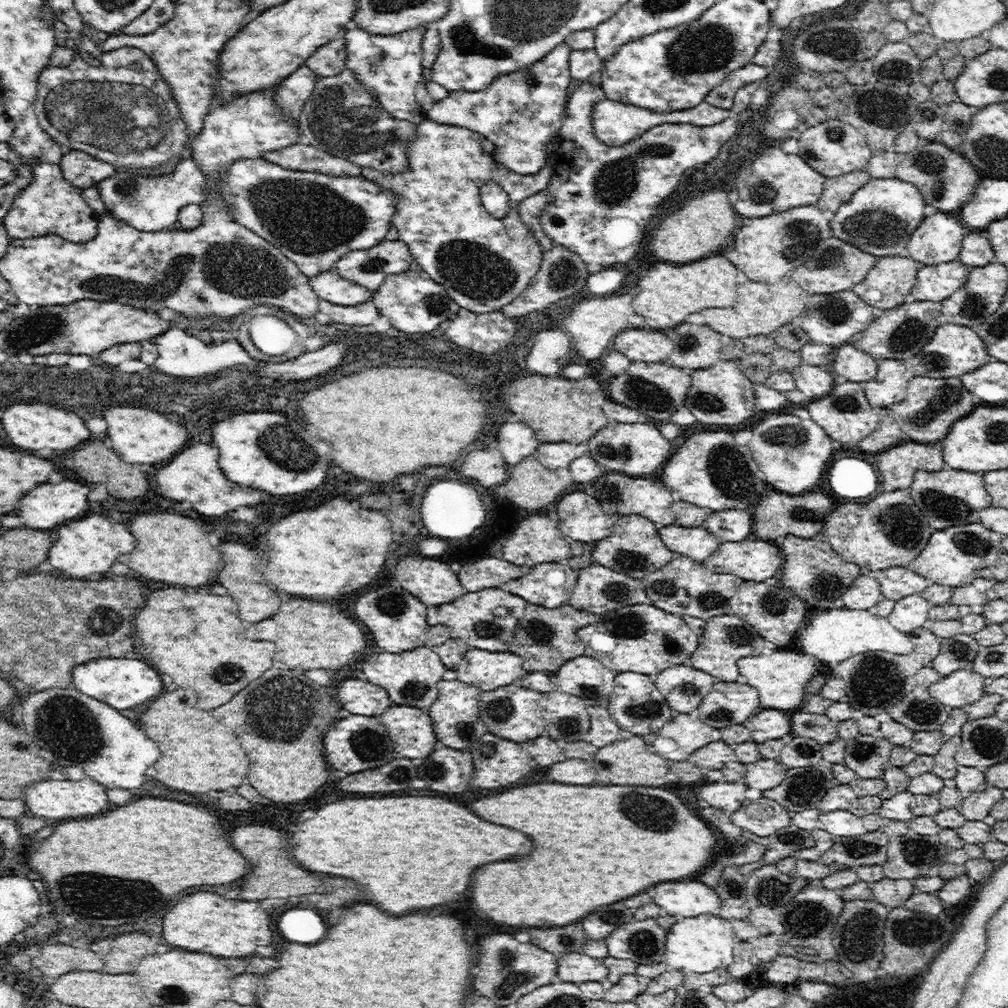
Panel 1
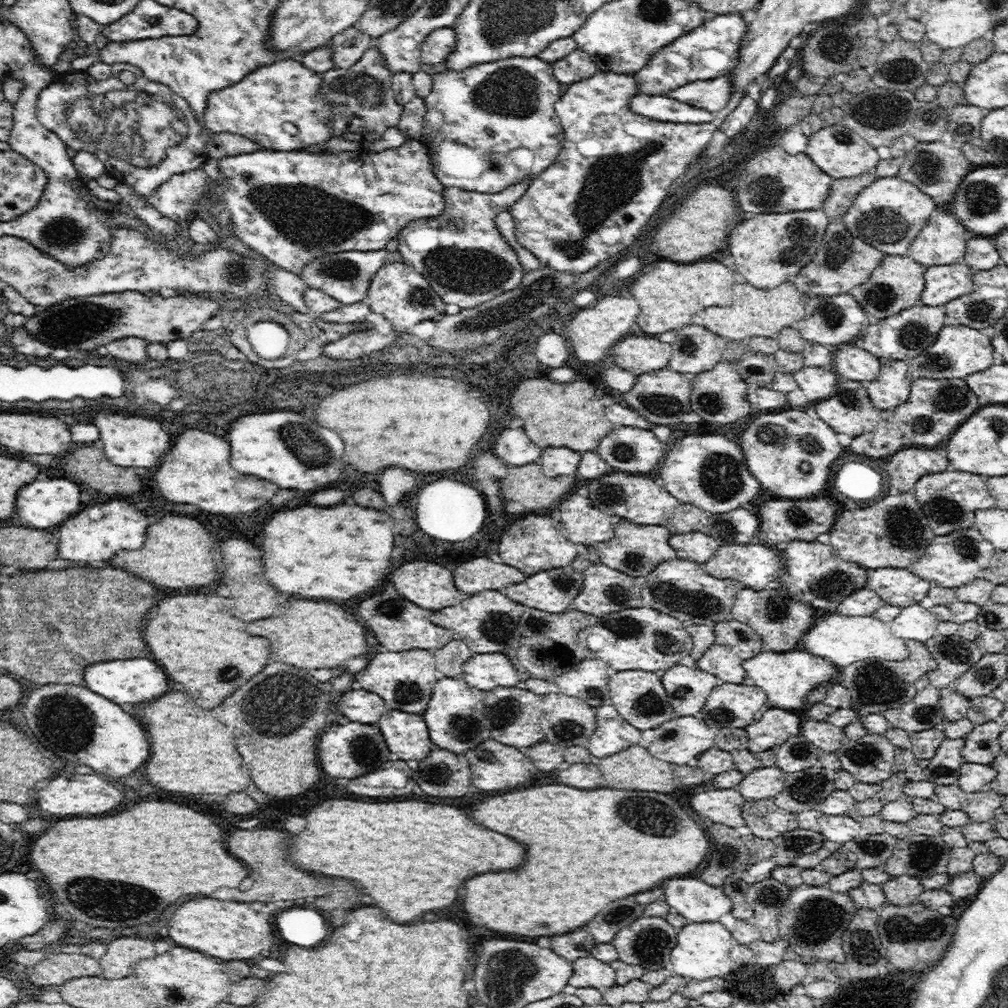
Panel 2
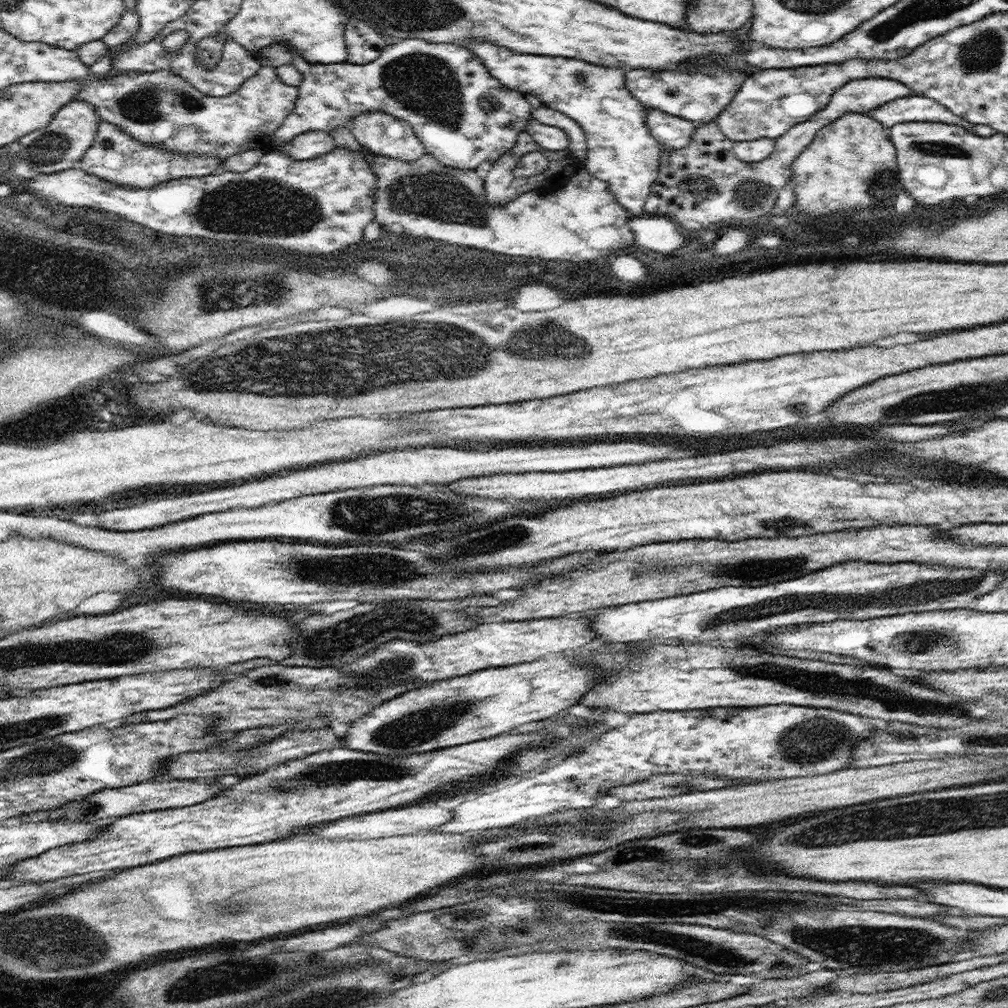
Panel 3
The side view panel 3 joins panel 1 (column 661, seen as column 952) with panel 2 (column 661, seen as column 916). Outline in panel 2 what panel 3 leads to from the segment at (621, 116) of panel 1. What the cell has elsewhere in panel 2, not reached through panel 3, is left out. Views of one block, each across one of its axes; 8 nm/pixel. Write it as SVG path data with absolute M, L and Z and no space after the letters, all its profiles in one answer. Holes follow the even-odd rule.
M638 93L631 100L630 109L634 114L640 114L663 123L711 123L714 116L704 108L694 108L668 95L647 95Z

